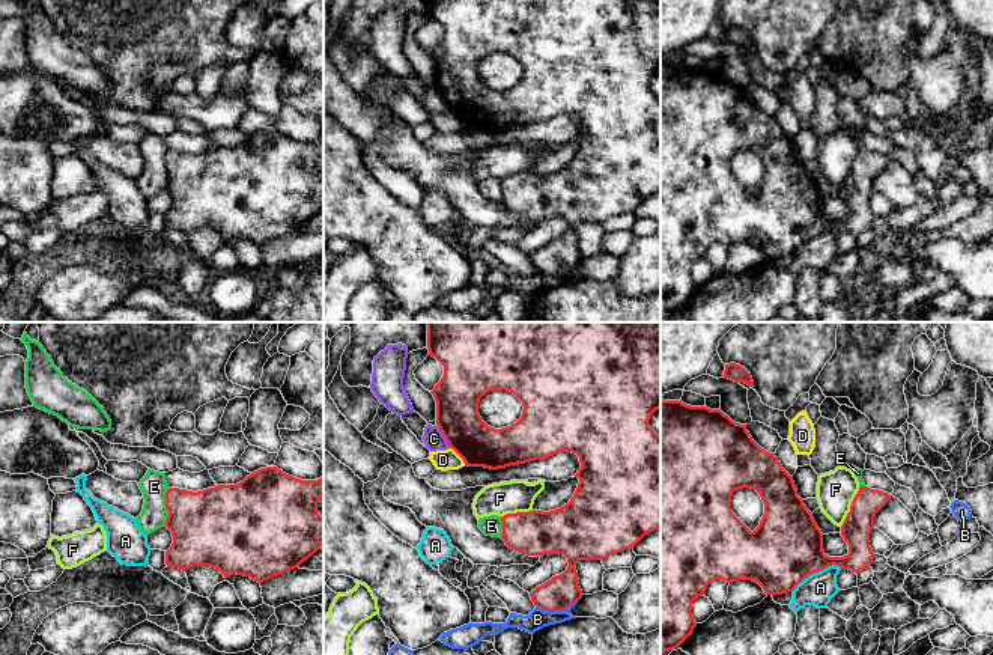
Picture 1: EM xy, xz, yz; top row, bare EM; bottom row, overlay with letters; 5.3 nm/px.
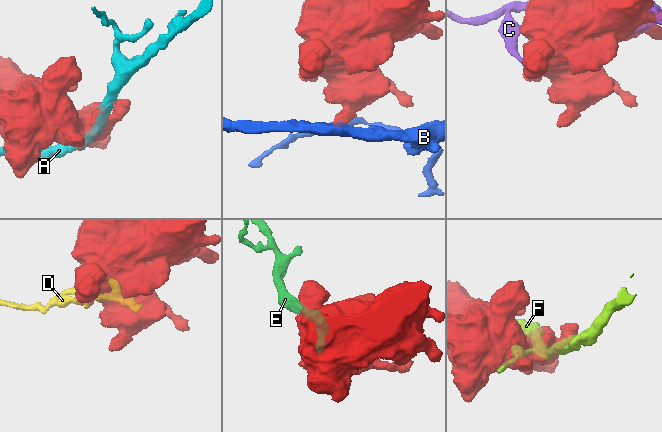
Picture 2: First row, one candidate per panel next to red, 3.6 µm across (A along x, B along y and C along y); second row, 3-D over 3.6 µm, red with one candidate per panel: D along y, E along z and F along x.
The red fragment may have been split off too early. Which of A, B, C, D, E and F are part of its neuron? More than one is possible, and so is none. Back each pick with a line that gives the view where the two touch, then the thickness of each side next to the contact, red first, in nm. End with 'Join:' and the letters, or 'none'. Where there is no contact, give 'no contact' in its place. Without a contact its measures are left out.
Join: none

